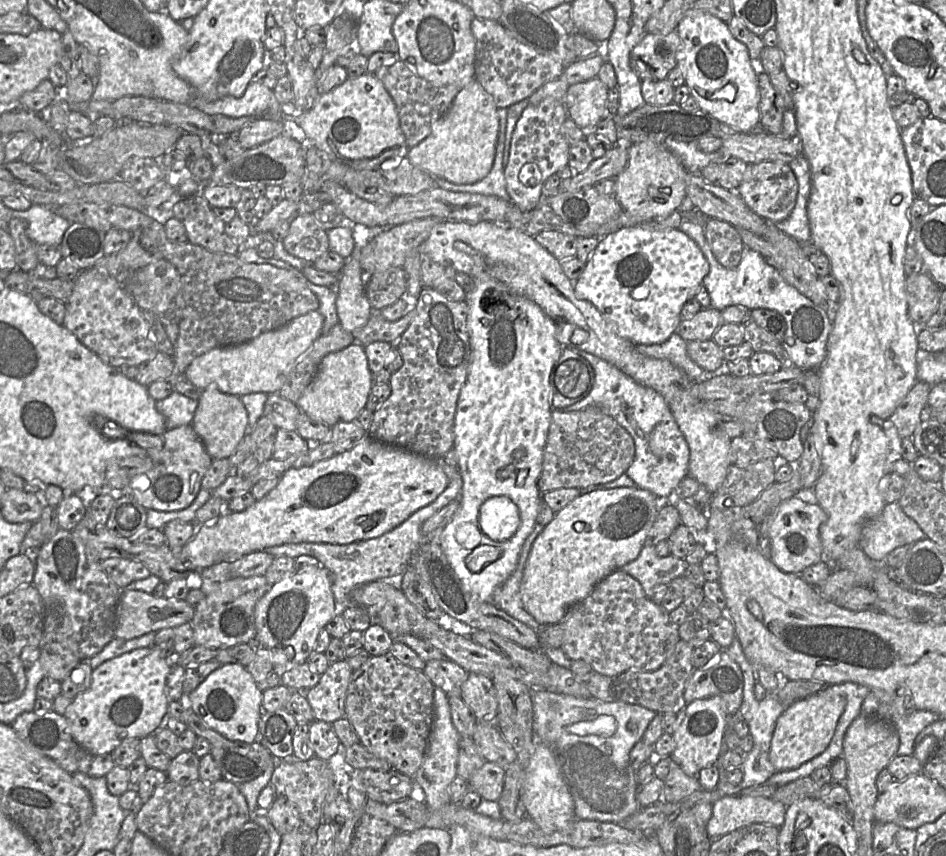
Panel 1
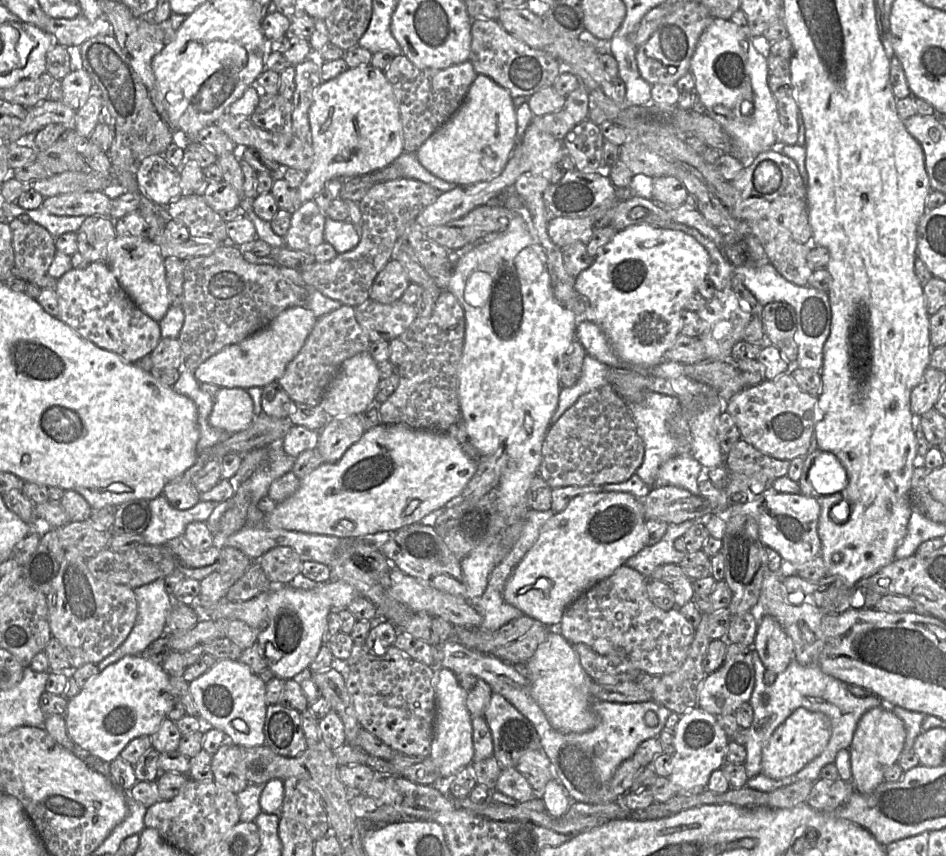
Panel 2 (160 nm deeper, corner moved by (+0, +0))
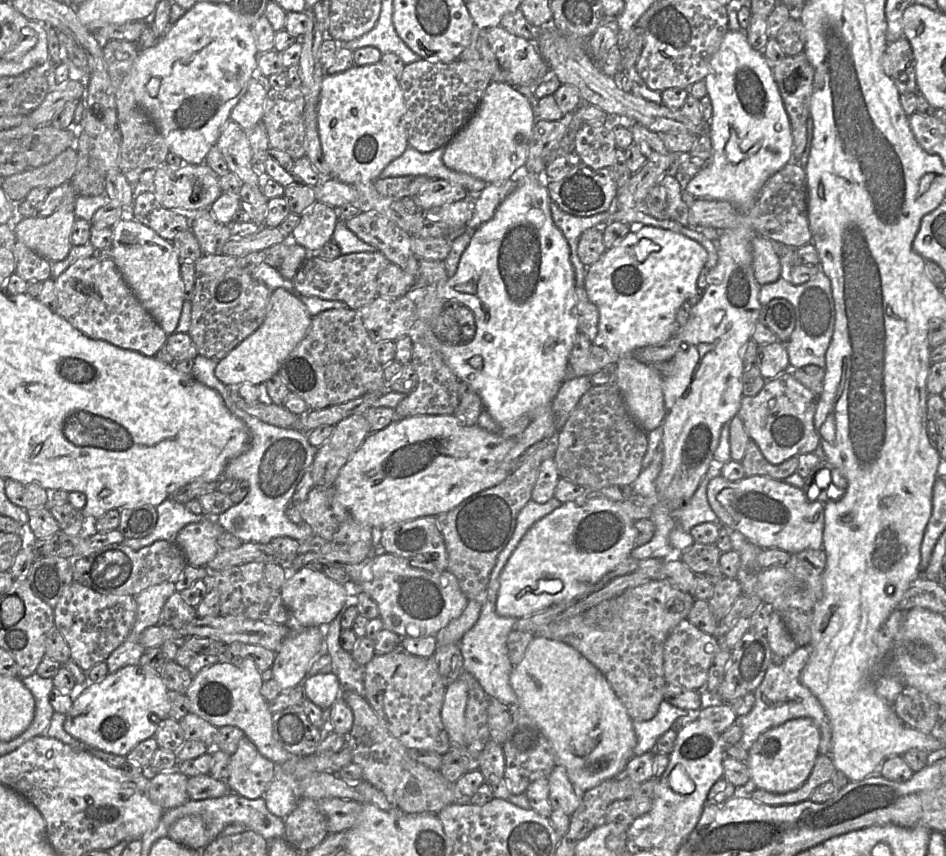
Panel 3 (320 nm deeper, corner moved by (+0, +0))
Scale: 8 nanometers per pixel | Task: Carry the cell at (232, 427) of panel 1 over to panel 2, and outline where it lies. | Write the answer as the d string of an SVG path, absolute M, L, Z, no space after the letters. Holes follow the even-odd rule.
M221 388L209 416L213 428L234 434L247 429L253 420L253 400L243 388Z

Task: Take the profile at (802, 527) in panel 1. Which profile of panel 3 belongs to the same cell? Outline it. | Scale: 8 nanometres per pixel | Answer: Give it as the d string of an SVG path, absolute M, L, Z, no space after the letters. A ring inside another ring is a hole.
M718 474L710 480L707 495L722 525L739 531L761 549L781 549L795 554L806 549L823 548L823 502L809 501L802 489L783 480L750 476L732 482Z

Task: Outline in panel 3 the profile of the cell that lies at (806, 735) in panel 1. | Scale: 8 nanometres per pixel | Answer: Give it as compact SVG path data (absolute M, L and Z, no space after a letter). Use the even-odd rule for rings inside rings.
M807 717L790 719L762 733L748 751L746 764L758 789L787 793L799 789L809 778L819 755L820 731Z

